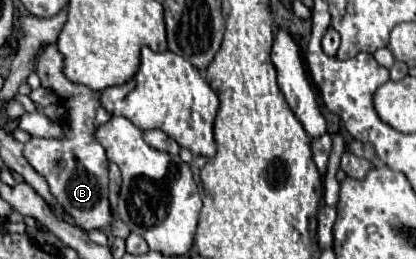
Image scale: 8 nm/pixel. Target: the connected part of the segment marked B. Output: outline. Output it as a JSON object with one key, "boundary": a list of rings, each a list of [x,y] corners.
{"boundary":[[[51,44],[39,54],[37,58],[37,74],[41,78],[43,88],[55,90],[65,102],[69,102],[69,116],[63,120],[65,126],[65,138],[63,140],[45,140],[45,138],[31,138],[25,144],[25,158],[33,166],[35,172],[39,172],[47,184],[55,200],[65,208],[65,212],[75,220],[79,228],[85,232],[91,232],[95,228],[107,228],[111,224],[111,208],[107,198],[107,156],[103,146],[91,138],[91,130],[95,130],[97,124],[107,122],[111,118],[107,110],[103,110],[99,102],[99,92],[89,90],[87,86],[73,84],[63,74],[63,56],[59,54],[57,46]]]}

